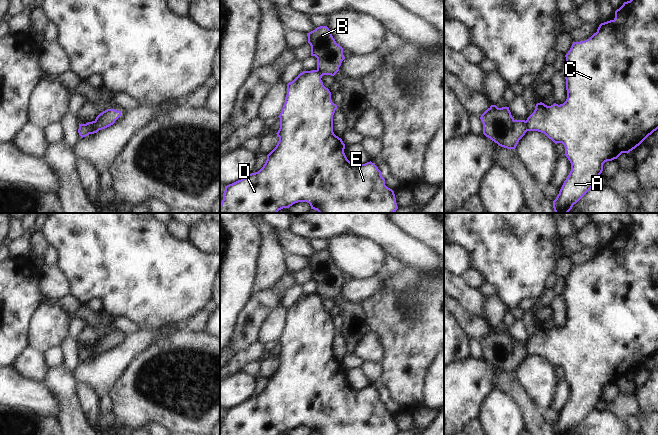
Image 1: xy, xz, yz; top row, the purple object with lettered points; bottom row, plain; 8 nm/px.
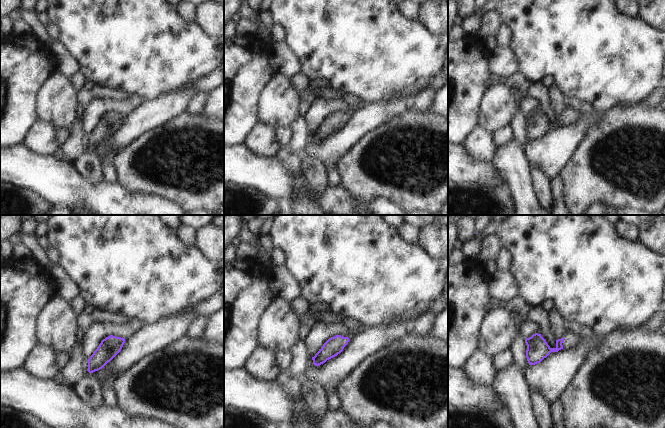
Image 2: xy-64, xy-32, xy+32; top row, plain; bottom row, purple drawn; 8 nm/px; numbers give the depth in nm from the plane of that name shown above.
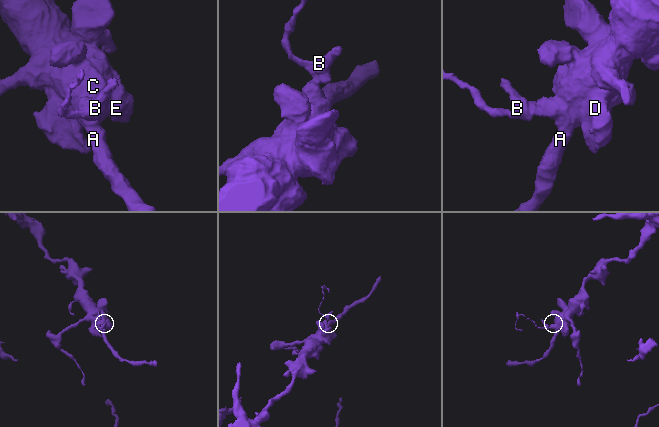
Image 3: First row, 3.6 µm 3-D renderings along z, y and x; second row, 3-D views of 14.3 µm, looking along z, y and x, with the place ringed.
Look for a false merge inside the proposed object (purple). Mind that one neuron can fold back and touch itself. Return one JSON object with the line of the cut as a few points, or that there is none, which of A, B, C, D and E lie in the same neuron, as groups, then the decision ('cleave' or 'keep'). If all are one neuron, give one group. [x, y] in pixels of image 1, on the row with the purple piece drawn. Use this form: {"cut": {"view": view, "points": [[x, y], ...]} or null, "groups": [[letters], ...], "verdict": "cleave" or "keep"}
{"cut": {"view": "xy", "points": [[94, 121], [89, 133]]}, "groups": [["A", "C", "D", "E"], ["B"]], "verdict": "cleave"}

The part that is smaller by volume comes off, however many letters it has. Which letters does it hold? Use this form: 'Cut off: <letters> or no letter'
Cut off: B

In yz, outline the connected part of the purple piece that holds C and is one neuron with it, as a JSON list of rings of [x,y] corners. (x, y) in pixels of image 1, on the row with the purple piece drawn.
[[[630,0],[615,11],[613,20],[601,23],[589,39],[580,42],[573,42],[570,50],[565,55],[566,63],[563,74],[566,79],[567,99],[563,104],[554,103],[547,106],[544,103],[537,103],[534,112],[527,118],[528,131],[544,133],[555,144],[562,143],[565,147],[565,156],[571,163],[571,171],[564,181],[559,194],[553,201],[555,213],[568,213],[594,185],[597,184],[600,174],[603,171],[603,164],[607,161],[617,159],[622,153],[629,153],[639,146],[649,135],[658,129],[658,0]]]

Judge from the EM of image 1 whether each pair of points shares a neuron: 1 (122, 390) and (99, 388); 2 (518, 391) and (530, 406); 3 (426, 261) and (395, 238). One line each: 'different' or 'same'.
1: different
2: same
3: same

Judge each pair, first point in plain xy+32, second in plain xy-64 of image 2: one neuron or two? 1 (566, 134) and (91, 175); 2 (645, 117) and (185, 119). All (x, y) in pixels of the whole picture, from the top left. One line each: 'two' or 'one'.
1: two
2: one

